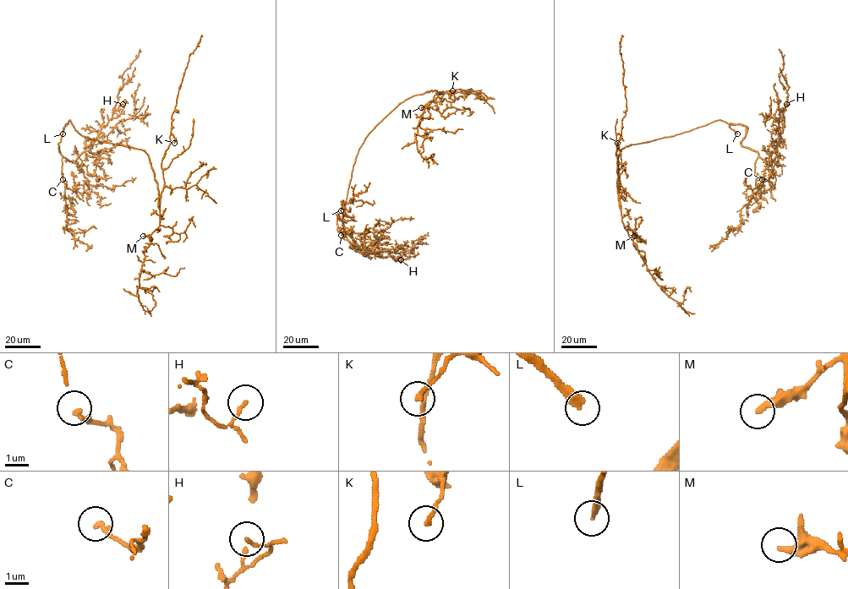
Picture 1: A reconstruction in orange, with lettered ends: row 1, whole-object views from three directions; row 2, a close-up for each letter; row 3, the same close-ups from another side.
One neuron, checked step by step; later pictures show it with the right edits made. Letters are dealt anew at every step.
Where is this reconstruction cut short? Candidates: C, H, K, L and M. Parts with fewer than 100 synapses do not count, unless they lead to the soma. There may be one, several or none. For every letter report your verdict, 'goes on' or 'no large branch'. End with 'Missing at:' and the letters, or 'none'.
C: no large branch
H: no large branch
K: no large branch
L: goes on
M: no large branch
Missing at: L

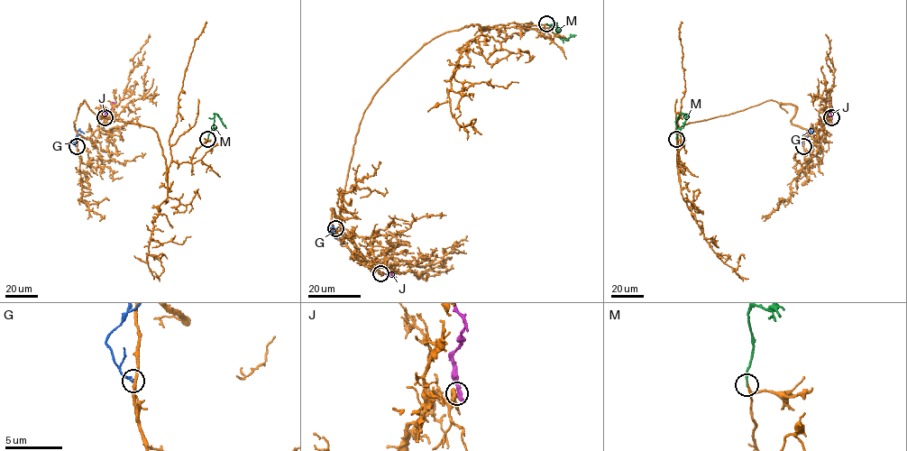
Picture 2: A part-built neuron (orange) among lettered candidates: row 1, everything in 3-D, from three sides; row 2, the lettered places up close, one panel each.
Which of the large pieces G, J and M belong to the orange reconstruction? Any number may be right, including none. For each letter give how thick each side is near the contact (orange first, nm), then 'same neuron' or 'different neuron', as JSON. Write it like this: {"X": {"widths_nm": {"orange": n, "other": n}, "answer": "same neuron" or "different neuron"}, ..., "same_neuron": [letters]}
{"G": {"widths_nm": {"orange": 280, "other": 190}, "answer": "different neuron"}, "J": {"widths_nm": {"orange": 550, "other": 380}, "answer": "different neuron"}, "M": {"widths_nm": {"orange": 140, "other": 180}, "answer": "same neuron"}, "same_neuron": ["M"]}

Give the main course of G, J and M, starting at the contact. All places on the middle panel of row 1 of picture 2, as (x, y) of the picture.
G: (334, 228), (329, 229), (336, 238), (347, 243)
J: (380, 273), (392, 275), (397, 271)
M: (545, 23), (556, 23), (557, 35), (561, 37), (567, 39), (576, 35)

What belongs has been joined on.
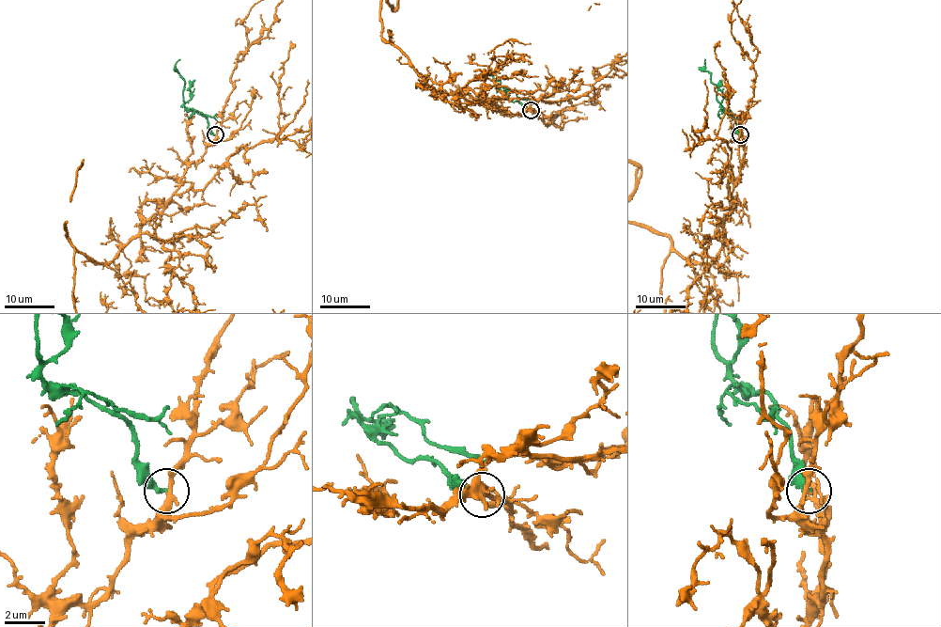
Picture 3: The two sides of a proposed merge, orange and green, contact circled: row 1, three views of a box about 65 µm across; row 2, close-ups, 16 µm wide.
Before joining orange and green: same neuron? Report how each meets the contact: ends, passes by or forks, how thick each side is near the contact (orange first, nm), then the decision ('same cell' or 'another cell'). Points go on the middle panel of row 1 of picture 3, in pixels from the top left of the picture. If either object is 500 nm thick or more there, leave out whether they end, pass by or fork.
orange passes by | green ends | 240/220 nm | another cell

